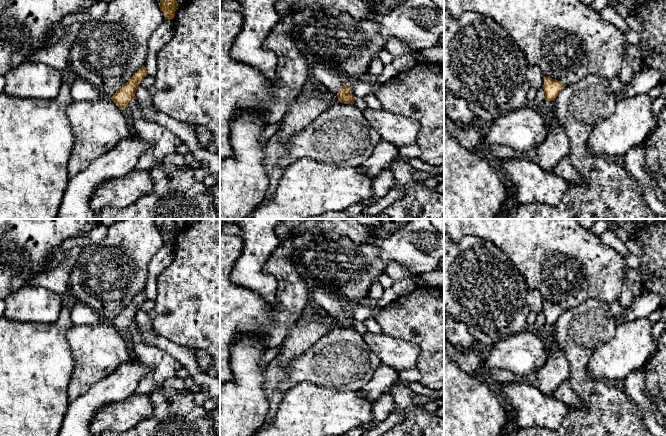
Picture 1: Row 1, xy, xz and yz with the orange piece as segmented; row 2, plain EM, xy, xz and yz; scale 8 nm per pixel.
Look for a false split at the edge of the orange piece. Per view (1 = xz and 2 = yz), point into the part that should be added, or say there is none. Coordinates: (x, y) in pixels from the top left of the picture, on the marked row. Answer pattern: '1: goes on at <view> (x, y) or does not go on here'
1: goes on at xz (330, 77)
2: does not go on here

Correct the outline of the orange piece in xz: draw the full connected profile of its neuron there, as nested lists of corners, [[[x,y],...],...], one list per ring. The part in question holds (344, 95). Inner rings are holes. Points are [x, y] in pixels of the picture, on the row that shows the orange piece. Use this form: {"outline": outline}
{"outline": [[[316,64],[311,76],[335,93],[339,102],[354,104],[354,95],[350,91],[350,87],[344,82],[341,73],[336,68],[325,64]]]}

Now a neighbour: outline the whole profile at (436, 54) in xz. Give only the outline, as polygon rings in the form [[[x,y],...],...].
[[[435,46],[421,50],[424,60],[431,63],[444,63],[444,47]]]

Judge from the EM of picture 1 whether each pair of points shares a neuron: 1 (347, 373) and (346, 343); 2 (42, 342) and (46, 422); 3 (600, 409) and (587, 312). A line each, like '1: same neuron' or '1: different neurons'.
1: same neuron
2: same neuron
3: same neuron

